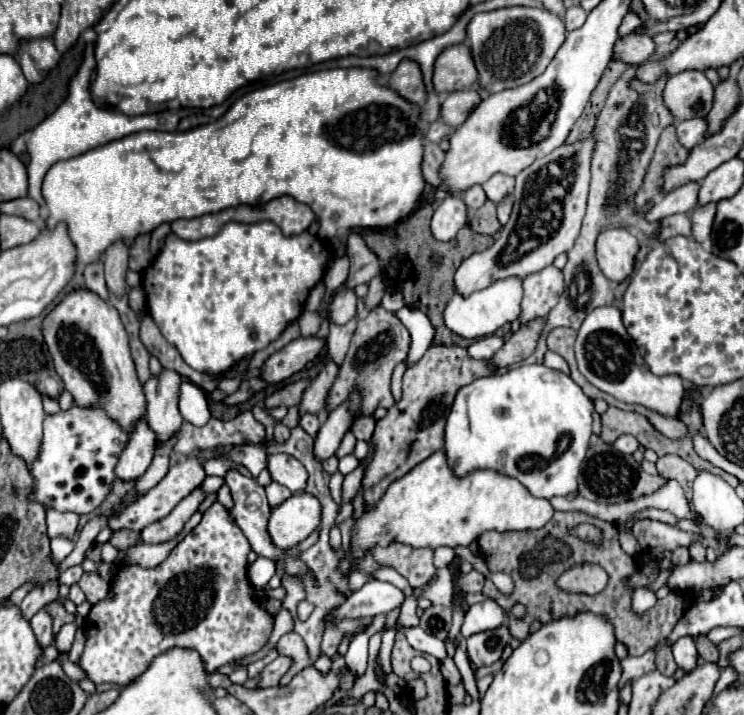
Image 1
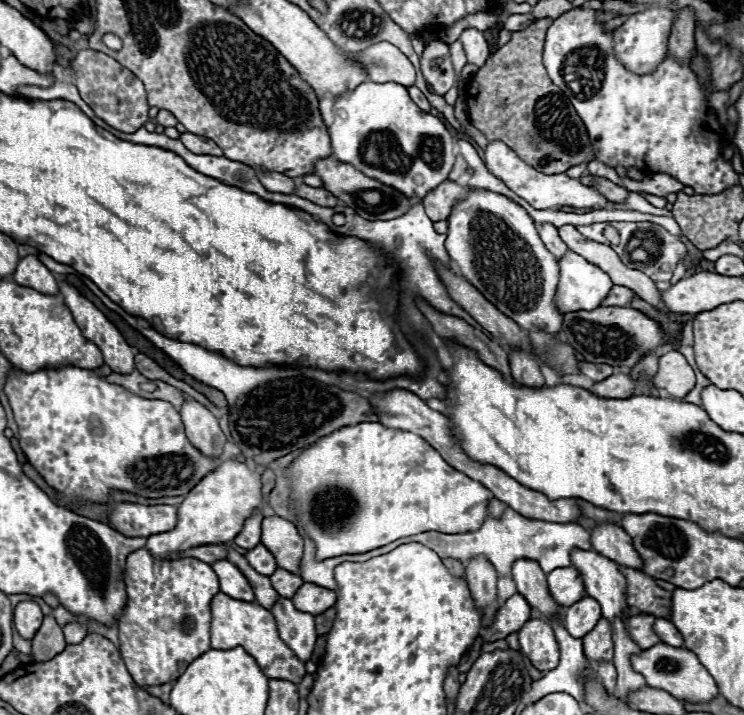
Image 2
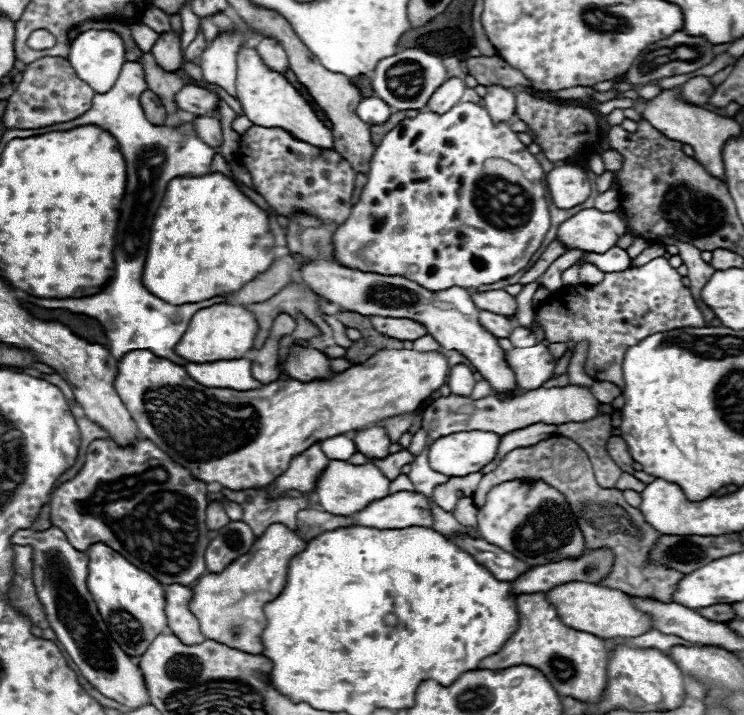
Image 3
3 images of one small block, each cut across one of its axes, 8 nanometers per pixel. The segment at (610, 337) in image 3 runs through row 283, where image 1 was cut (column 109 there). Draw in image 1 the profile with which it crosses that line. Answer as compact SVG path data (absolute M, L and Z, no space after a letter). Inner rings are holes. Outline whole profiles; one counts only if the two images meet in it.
M214 502L204 512L202 522L170 552L170 556L160 566L152 570L138 566L118 568L112 582L116 592L114 600L100 600L94 604L82 626L88 640L80 666L86 670L88 678L96 684L114 682L124 686L140 676L156 656L172 648L196 650L206 674L212 674L220 666L260 650L272 632L274 618L268 616L250 594L252 584L246 578L248 552L250 544L246 536L240 532L240 528L236 528L236 524L232 524L232 520L228 520L226 508Z

